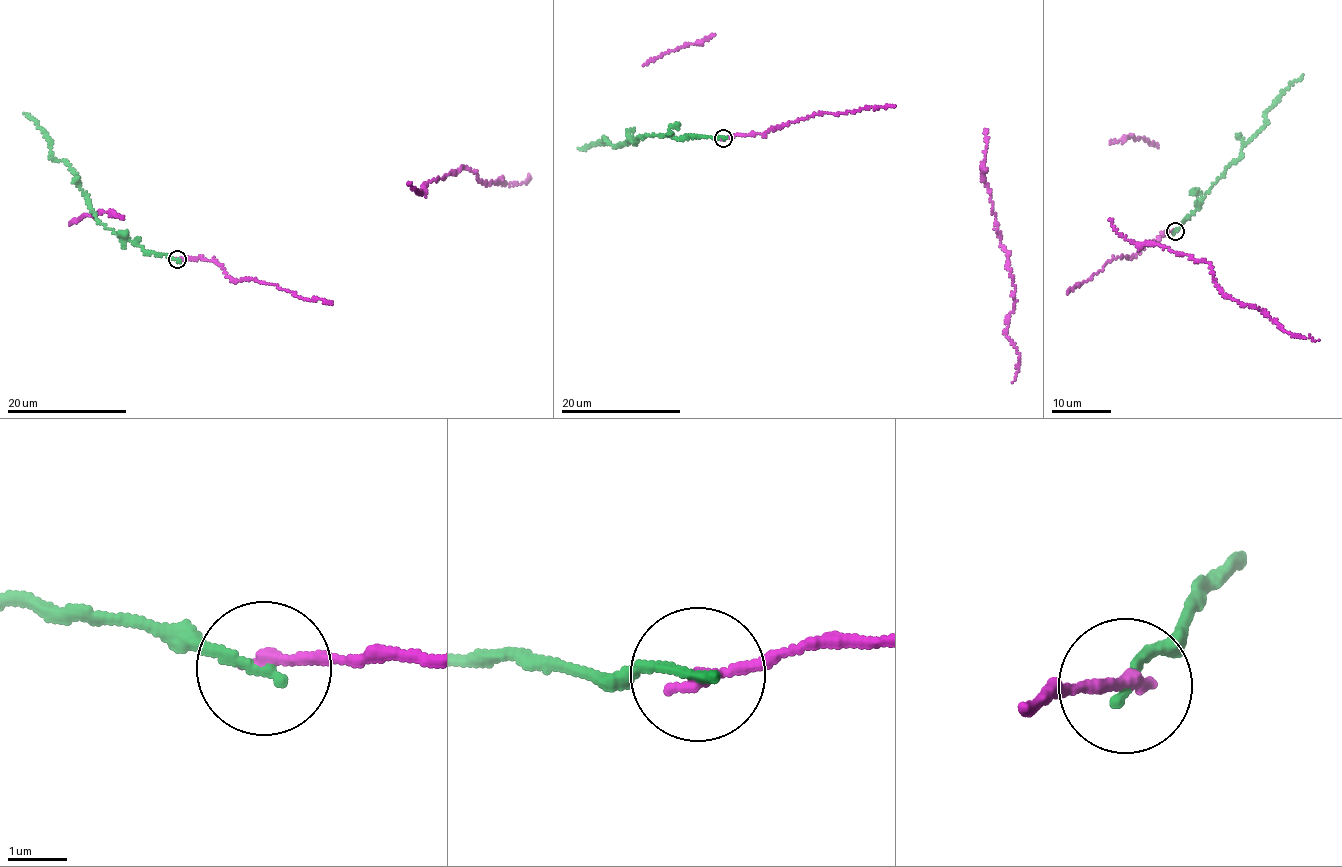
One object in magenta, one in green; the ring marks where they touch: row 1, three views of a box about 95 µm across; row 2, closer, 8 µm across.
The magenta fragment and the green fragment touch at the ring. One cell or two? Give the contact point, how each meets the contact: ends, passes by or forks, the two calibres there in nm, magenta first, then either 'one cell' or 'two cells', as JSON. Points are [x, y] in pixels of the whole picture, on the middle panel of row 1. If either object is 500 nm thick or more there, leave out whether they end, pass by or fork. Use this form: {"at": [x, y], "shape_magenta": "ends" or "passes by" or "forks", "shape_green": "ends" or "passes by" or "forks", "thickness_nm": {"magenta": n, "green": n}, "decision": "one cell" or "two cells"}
{"at": [723, 138], "shape_magenta": "ends", "shape_green": "ends", "thickness_nm": {"magenta": 240, "green": 170}, "decision": "two cells"}

